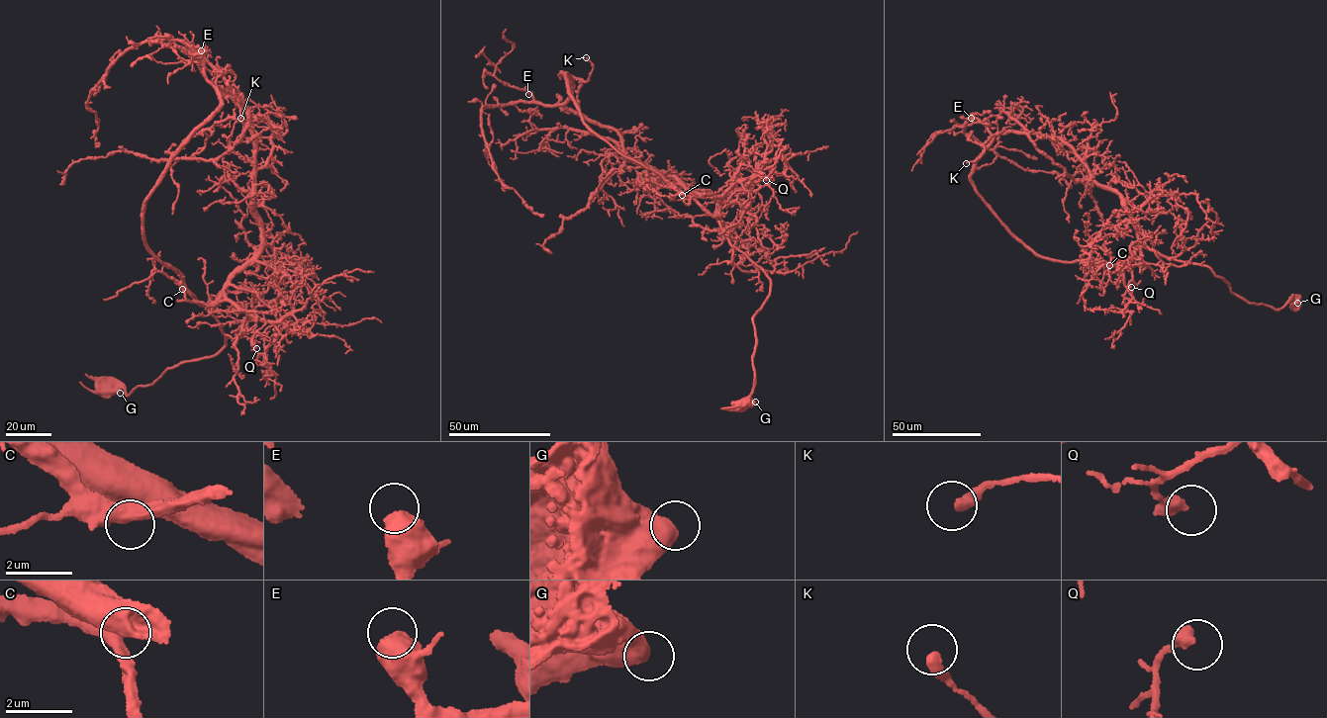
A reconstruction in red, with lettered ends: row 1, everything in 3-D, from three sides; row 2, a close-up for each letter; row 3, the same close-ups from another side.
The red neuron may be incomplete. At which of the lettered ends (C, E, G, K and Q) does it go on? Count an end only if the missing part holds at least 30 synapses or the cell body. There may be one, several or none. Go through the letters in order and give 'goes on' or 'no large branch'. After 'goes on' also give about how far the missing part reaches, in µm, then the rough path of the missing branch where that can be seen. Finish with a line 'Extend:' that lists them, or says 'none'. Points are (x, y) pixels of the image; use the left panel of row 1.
C: no large branch
E: no large branch
G: no large branch
K: no large branch
Q: no large branch
Extend: none

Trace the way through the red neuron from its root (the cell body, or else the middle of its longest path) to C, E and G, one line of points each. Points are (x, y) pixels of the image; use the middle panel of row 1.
C: (740, 404), (754, 387), (753, 315), (771, 280), (732, 245), (719, 215), (682, 195)
E: (740, 404), (768, 275), (719, 215), (589, 127), (566, 74), (562, 103), (528, 94)
G: (740, 404), (748, 406), (755, 402)

